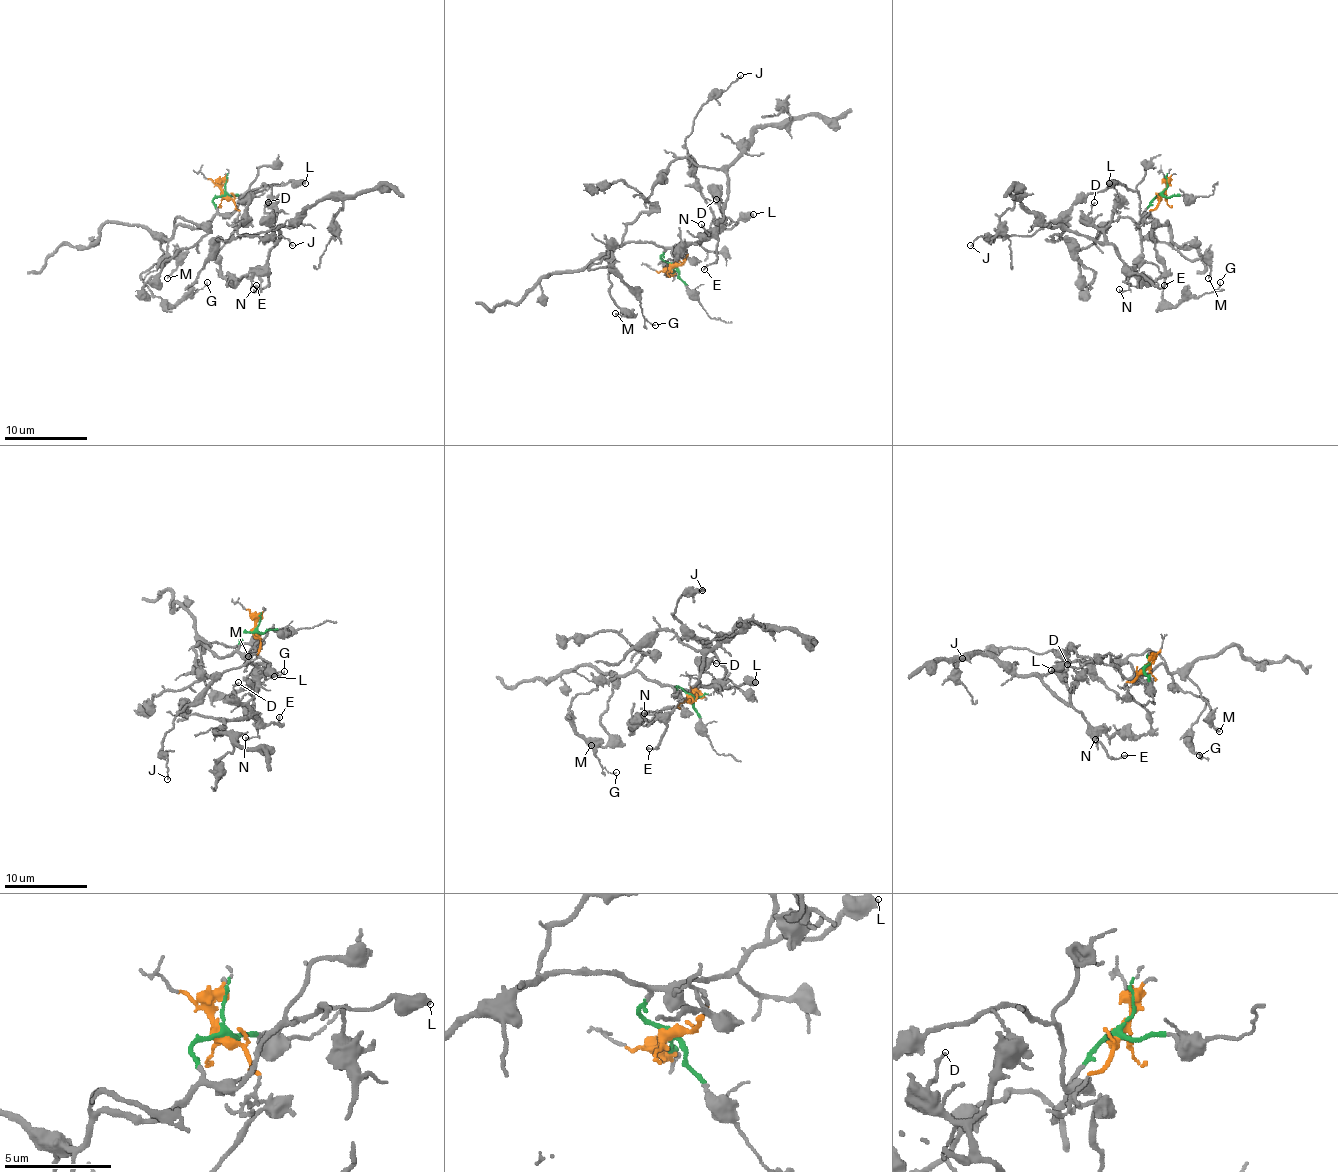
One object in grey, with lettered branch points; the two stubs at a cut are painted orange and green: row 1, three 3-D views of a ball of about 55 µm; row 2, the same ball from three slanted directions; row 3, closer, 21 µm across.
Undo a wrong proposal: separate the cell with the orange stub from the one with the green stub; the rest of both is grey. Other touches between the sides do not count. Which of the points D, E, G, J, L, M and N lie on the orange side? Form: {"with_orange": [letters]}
{"with_orange": ["D", "E", "N"]}

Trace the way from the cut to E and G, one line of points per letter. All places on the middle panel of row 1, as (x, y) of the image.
E: (673, 265), (685, 250), (666, 269), (687, 246), (714, 238), (716, 259), (704, 269)
G: (673, 265), (652, 242), (627, 242), (613, 246), (590, 267), (608, 267), (654, 325)

